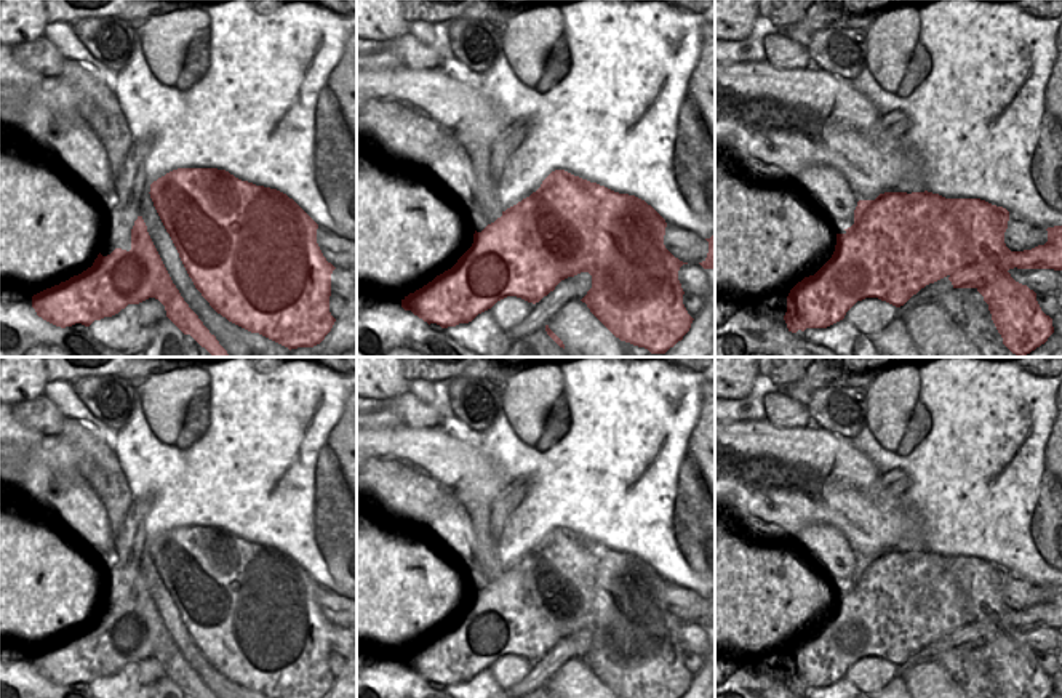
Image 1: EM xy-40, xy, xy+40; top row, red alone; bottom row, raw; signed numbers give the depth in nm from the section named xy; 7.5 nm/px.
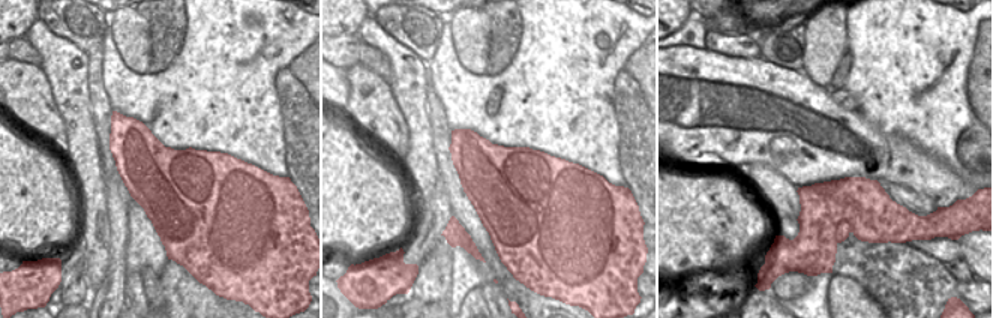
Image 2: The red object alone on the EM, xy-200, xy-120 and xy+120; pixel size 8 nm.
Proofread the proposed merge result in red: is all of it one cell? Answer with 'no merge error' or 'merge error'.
merge error

